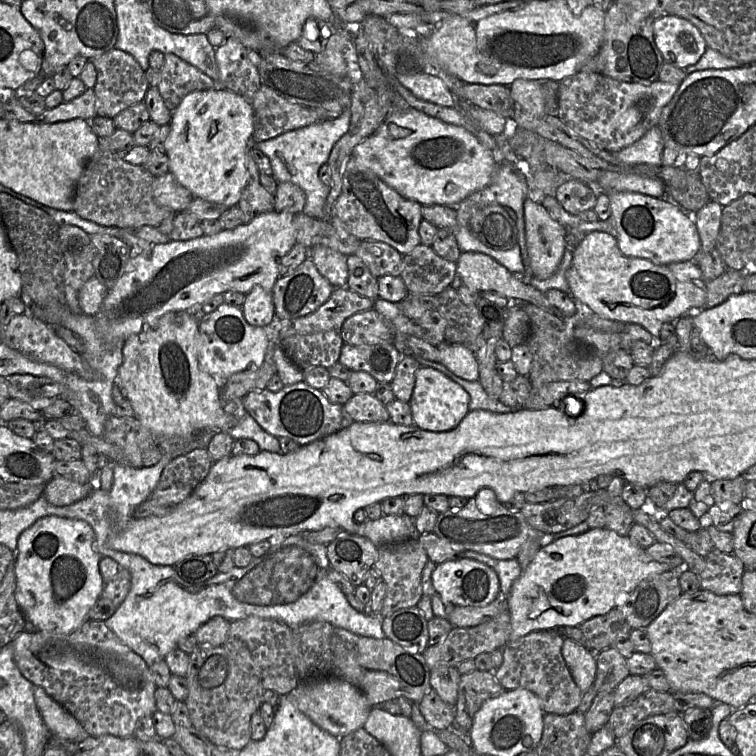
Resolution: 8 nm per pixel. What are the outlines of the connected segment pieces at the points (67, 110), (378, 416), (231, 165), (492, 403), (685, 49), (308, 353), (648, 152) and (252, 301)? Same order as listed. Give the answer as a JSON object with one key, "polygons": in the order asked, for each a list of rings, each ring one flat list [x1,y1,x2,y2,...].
{"polygons":[[[86,89,82,95,70,102,62,102,54,108,46,109,37,116,35,122,57,123,76,118,90,121,96,117,95,103,94,89]],[[355,394,343,409,353,422,384,423,390,418,386,406,374,394]],[[217,86,209,90,189,93,173,111,171,132,165,142,165,153,169,158,169,171,194,197,224,205,237,206,249,180,247,148,254,132,254,109,250,101,242,96]],[[415,357,422,367,433,368,437,371,440,371,449,379,453,380,457,384,459,384,470,396,469,401,469,410,487,410,494,413,510,413,514,412,514,410,524,409,523,406,517,407,508,407,498,400,494,400,490,398,490,396,485,392,484,388,480,384,479,381,467,381,464,380,451,371,449,371,444,365,437,362,431,362,429,360,425,360,421,357]],[[656,15,653,34,665,63,682,70,697,63,708,48,699,29,679,16]],[[346,287,335,288,330,298,313,313,292,321,280,322,277,346,301,370,315,366,328,369,339,361,344,345,341,338,344,321,354,314,372,309,373,304,373,300,359,296]],[[654,126,638,141,613,154,627,166,638,164,661,166,663,147,661,131,658,126]],[[254,287,245,295,241,310,248,324,263,328,268,326,275,316,272,294,261,287]]]}

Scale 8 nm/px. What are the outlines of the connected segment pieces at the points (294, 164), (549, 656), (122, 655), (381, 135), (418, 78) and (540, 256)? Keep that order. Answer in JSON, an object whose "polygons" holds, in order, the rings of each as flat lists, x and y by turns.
{"polygons":[[[344,109,343,113,336,119,322,120,256,144,256,148,270,159,273,169,272,176,279,183,291,182,304,190,306,204,302,213,307,216,329,220,325,213,325,204,330,187,320,180,318,171,323,164,327,163,335,143,349,130,350,121,350,109]],[[557,630,536,631,507,642,502,648,503,662,494,676,505,690,523,688,534,693,545,713,570,714,578,709,583,693,563,658,563,643,564,637]],[[87,620,78,630,70,634,37,631,27,633,22,631,13,640,13,658,22,675,35,686,42,687,47,694,69,712,87,731,90,736,112,735,116,737,131,737,137,721,147,715,152,715,156,710,155,685,149,666,144,659,131,648,122,643,119,638,106,626,105,621]],[[415,109,388,114,371,136,354,147,352,156,402,197,422,206,457,206,469,195,487,187,496,168,493,152,486,149,465,129,447,124]],[[417,73,415,75,398,75,397,78,402,86,422,101,442,107,457,107,457,99,437,76]],[[528,199,524,203,524,222,530,271,538,279,548,279,562,261,566,249,566,228,554,220,542,204]]]}

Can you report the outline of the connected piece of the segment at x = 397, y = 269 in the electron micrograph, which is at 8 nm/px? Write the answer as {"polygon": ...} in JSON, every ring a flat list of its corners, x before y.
{"polygon":[[362,241,355,254,376,278,400,276,403,255,391,246,377,241]]}

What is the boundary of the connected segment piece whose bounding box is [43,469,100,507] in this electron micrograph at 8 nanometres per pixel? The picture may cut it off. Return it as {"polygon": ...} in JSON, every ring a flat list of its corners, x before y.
{"polygon":[[98,469,92,481,86,484,80,484,63,476,54,475,46,483,43,495,50,504,57,507,74,504,86,498,95,489,100,488,99,475,100,470]]}

